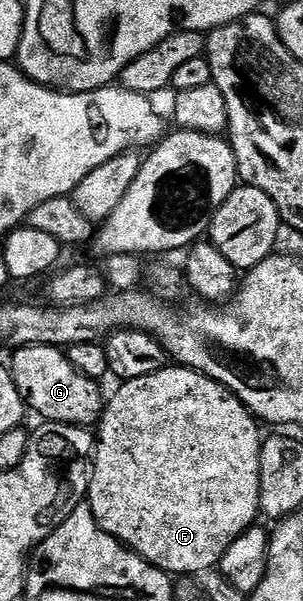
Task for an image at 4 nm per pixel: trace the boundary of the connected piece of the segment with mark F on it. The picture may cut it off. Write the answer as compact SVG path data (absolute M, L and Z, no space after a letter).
M165 365L158 373L150 377L129 379L119 384L120 388L107 400L106 406L98 420L100 435L94 439L94 458L90 463L90 478L86 502L92 508L96 524L106 533L110 533L121 543L132 548L148 563L161 567L173 576L199 576L201 572L213 570L219 564L220 558L230 549L232 542L243 531L248 530L257 522L260 515L260 435L261 424L255 415L244 406L237 395L222 386L217 379L194 371L190 367Z

